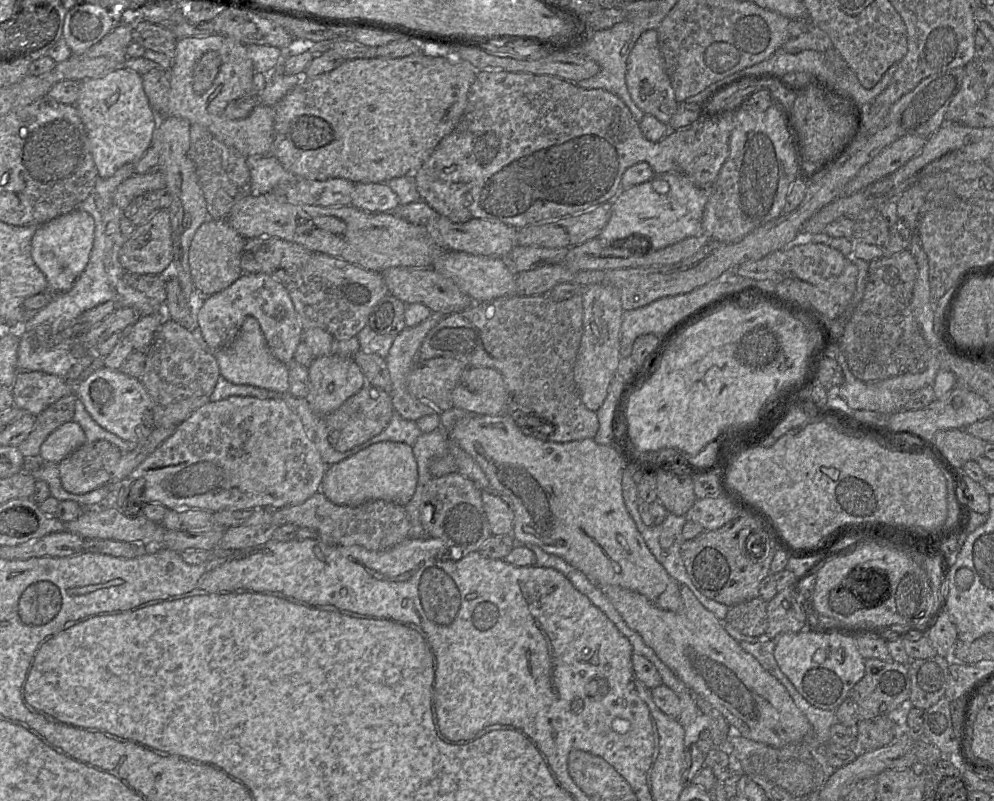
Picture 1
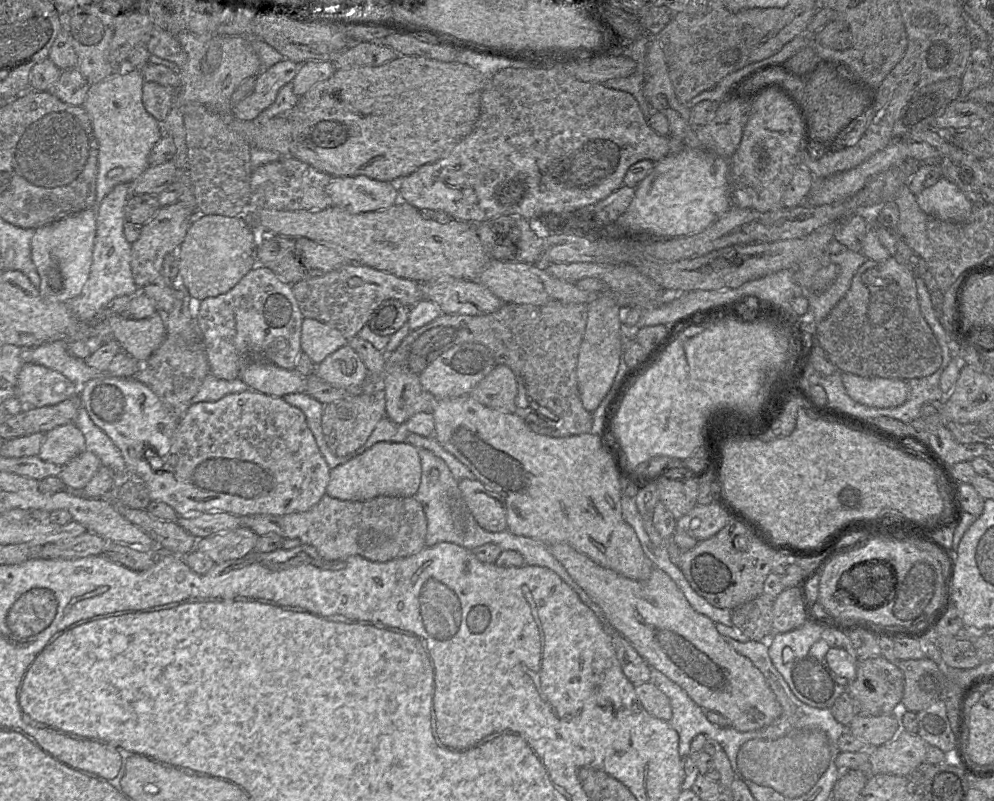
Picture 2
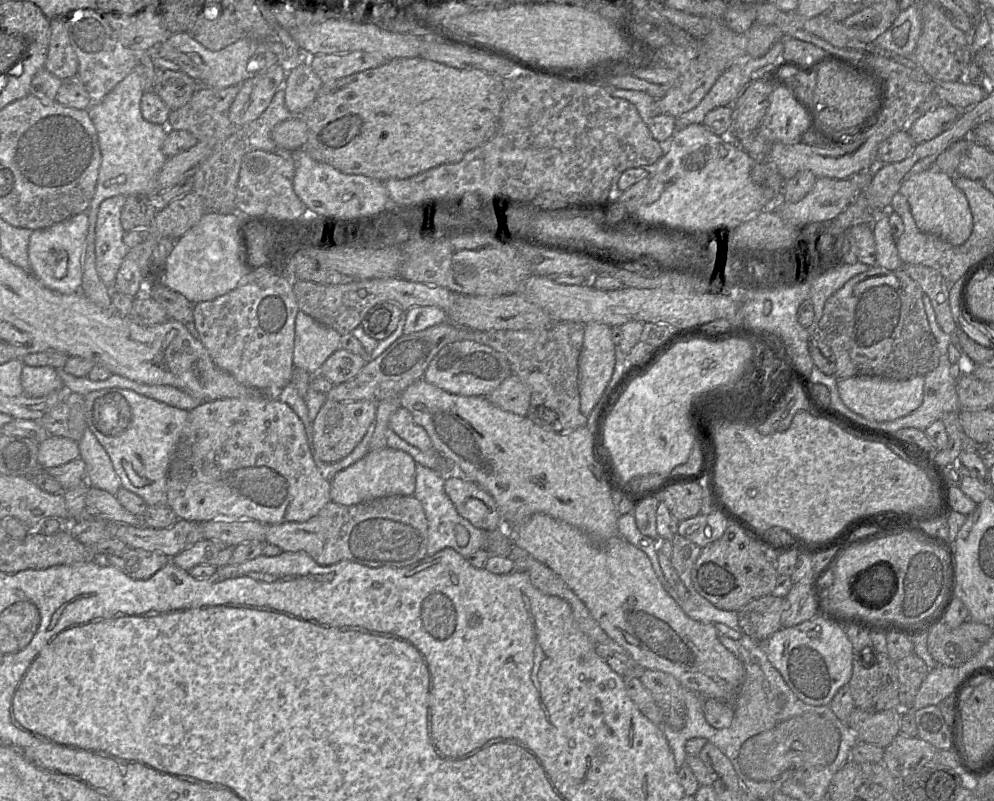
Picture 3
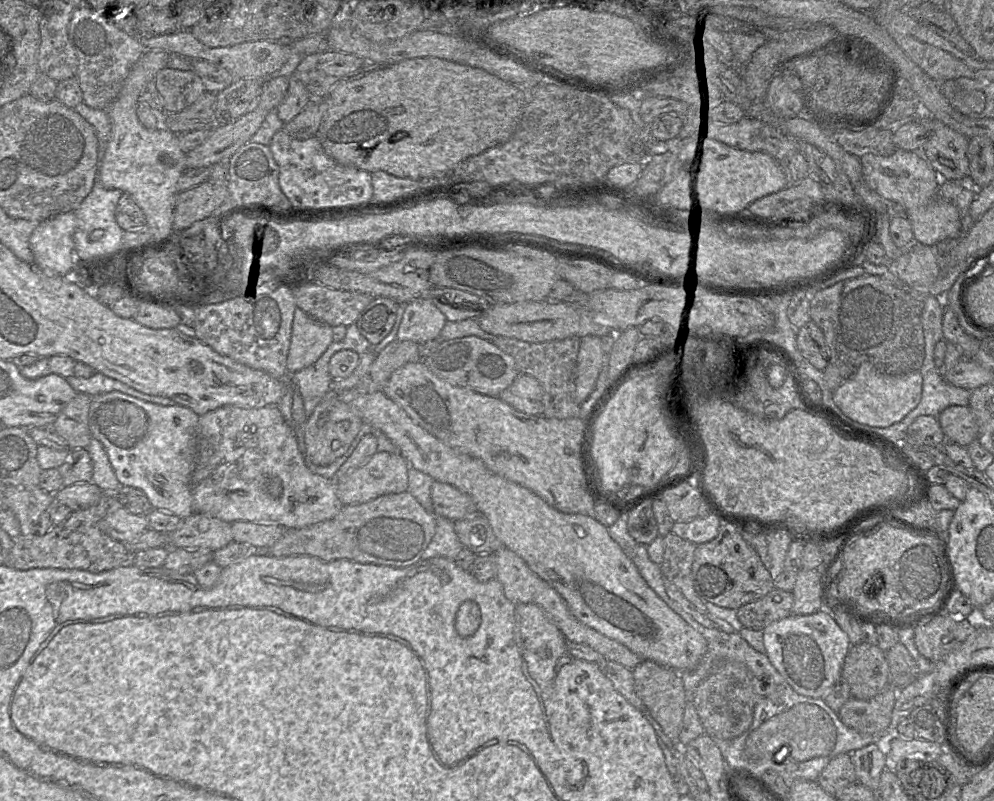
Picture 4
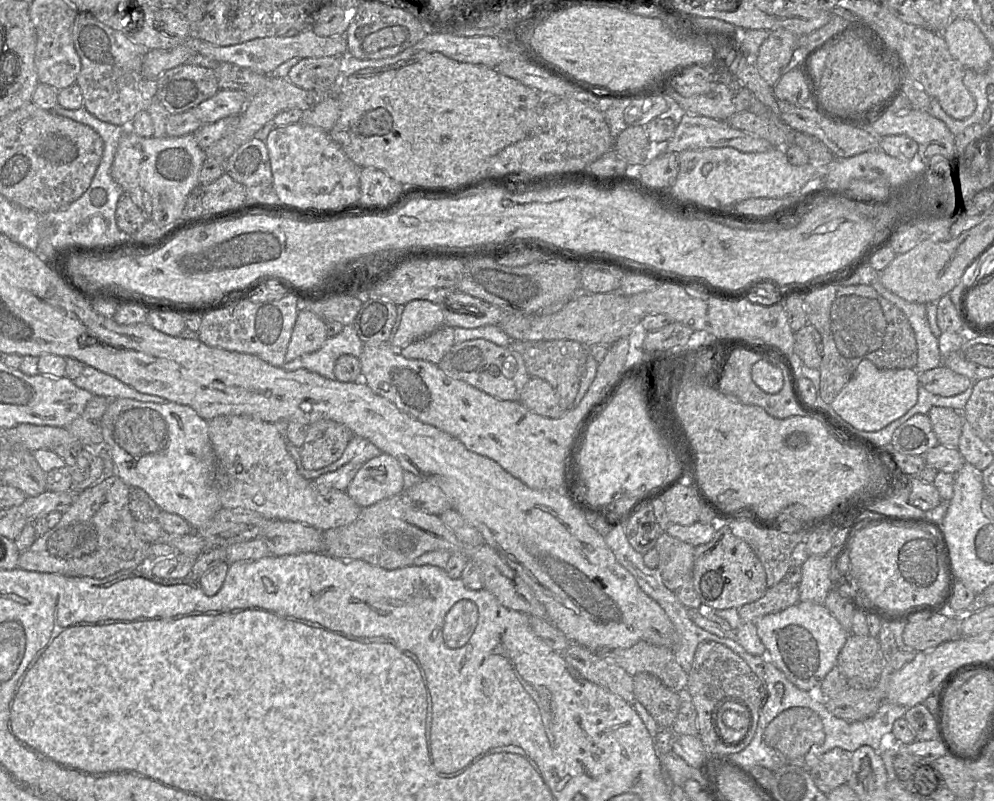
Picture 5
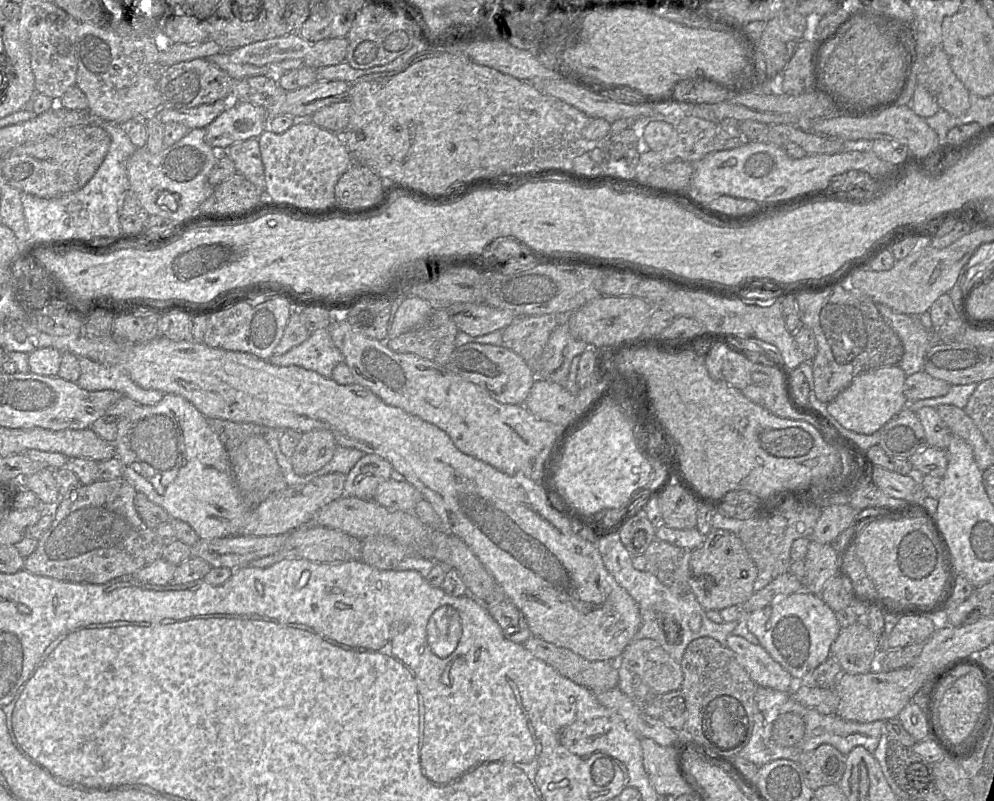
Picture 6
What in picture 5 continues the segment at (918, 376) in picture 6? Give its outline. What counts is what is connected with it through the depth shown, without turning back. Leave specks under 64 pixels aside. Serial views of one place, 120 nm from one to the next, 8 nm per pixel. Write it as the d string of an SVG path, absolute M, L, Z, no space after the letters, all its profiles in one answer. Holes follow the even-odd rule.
M943 365L919 372L919 385L928 392L942 397L961 394L974 383L968 377L957 374Z

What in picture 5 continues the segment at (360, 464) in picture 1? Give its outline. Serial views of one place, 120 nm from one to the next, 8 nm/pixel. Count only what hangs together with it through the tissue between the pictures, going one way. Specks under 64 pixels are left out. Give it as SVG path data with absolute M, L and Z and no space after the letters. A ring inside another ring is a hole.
M382 452L359 468L345 491L361 508L370 506L401 494L404 491L403 473L398 460Z

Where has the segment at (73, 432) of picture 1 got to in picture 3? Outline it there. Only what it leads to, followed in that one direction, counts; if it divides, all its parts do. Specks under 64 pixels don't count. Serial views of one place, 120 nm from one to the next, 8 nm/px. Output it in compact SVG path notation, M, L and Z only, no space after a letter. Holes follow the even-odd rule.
M50 435L39 443L38 462L42 469L66 464L79 455L79 443L70 438Z

